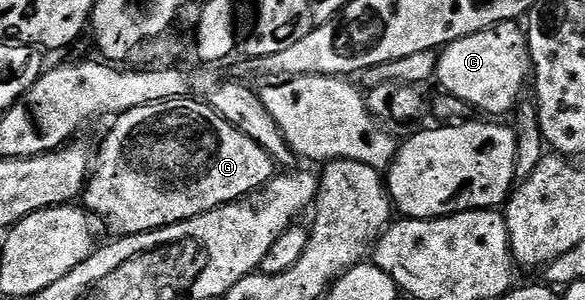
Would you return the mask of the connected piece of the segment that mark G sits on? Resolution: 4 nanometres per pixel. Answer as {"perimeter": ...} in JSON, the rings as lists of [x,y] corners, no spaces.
{"perimeter":[[[194,96],[174,97],[168,101],[158,101],[157,103],[149,103],[141,107],[133,107],[114,118],[115,126],[108,131],[107,138],[104,139],[103,146],[99,149],[99,162],[97,160],[94,162],[93,172],[90,174],[89,180],[81,194],[82,208],[98,218],[100,222],[107,221],[108,227],[113,231],[112,234],[148,233],[178,221],[188,221],[197,215],[217,208],[219,205],[235,203],[248,195],[254,194],[262,189],[272,177],[276,176],[277,166],[274,159],[260,145],[253,143],[253,139],[249,139],[249,135],[241,135],[241,131],[237,131],[237,127],[225,123],[225,119],[221,119],[221,115],[217,115],[217,111],[213,111],[206,100],[195,100]]]}

